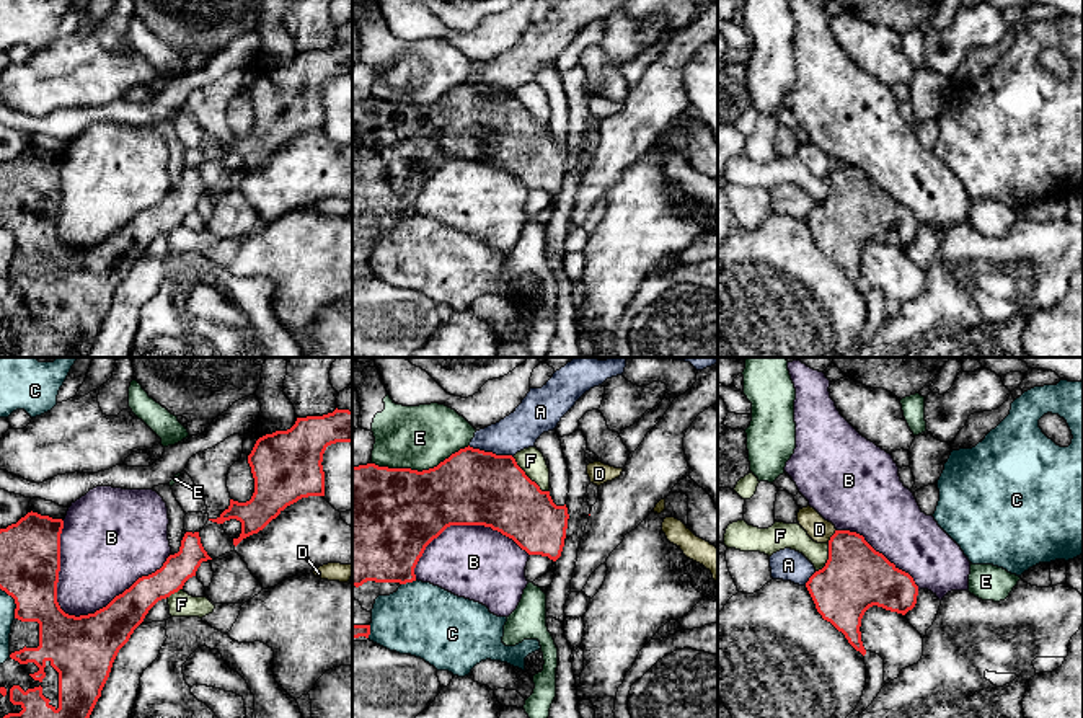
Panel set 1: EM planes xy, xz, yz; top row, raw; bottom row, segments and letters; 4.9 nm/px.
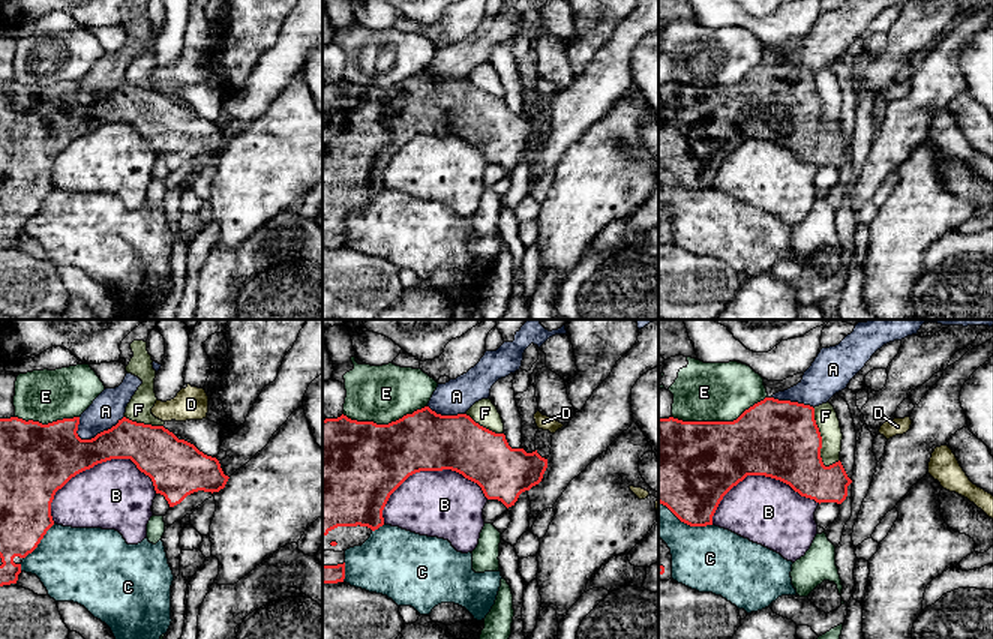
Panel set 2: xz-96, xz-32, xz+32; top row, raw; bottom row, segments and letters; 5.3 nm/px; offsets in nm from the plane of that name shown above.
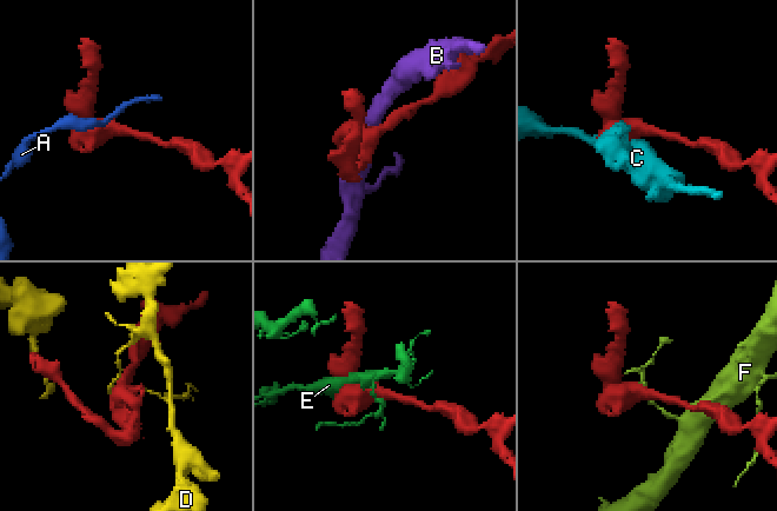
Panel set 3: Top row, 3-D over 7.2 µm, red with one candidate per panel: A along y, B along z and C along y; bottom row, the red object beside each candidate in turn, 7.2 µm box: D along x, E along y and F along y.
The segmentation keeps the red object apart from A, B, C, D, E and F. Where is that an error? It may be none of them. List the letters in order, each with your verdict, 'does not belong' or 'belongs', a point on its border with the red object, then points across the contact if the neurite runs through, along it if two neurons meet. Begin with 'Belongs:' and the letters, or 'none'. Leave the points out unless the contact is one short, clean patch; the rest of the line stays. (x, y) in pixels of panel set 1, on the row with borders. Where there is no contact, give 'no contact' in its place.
Belongs: none
A: does not belong; contact xz (491, 452)
B: does not belong; contact xy (114, 598)
C: does not belong; contact xz (408, 581)
D: does not belong; contact yz (832, 536); border yz (835, 529), (827, 542)
E: does not belong; contact xz (419, 472)
F: does not belong; contact xz (527, 477)

